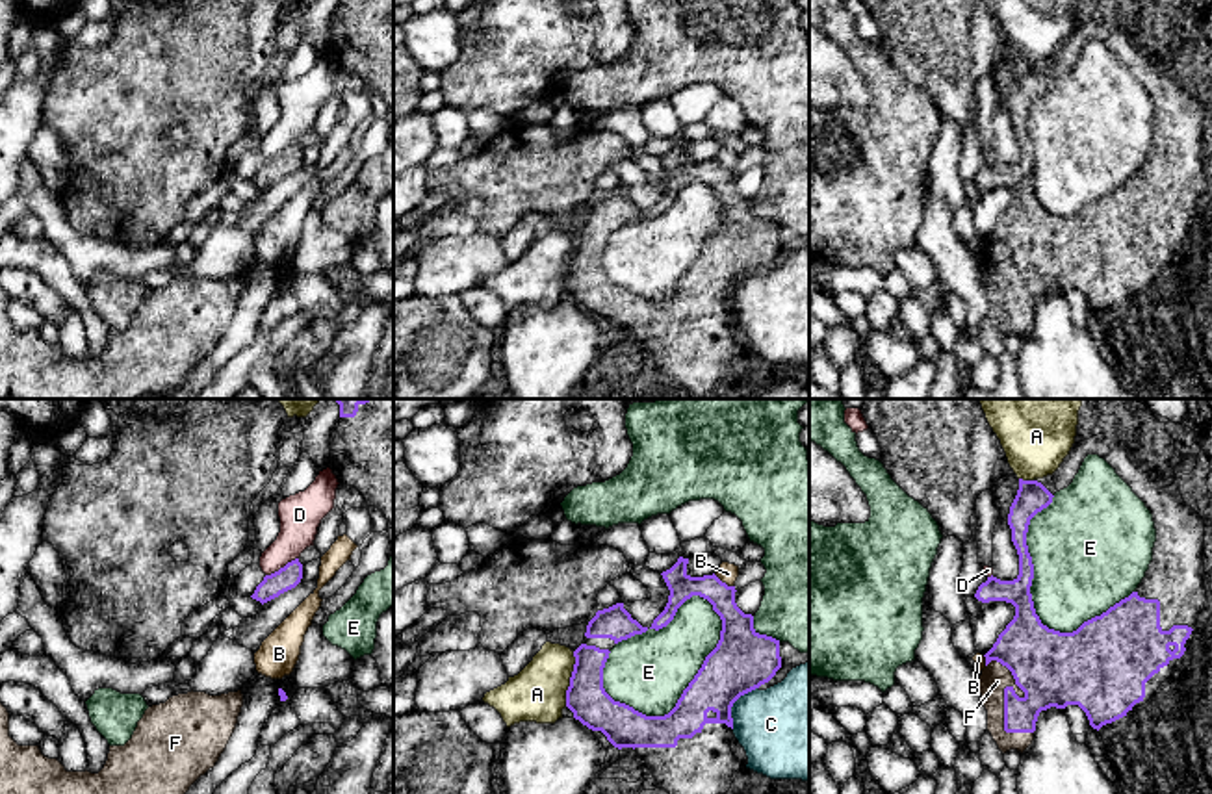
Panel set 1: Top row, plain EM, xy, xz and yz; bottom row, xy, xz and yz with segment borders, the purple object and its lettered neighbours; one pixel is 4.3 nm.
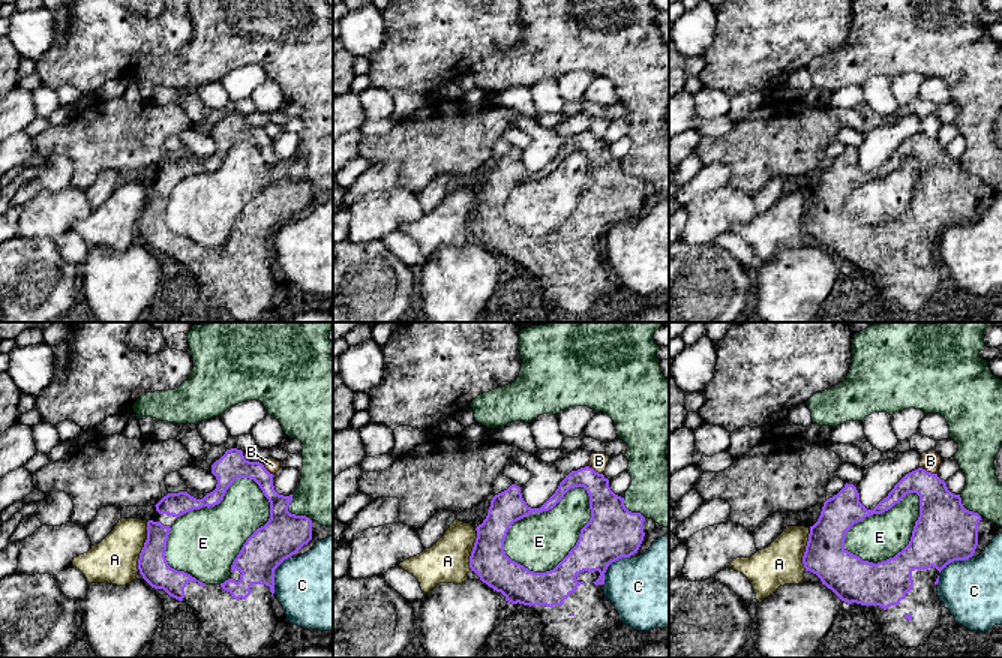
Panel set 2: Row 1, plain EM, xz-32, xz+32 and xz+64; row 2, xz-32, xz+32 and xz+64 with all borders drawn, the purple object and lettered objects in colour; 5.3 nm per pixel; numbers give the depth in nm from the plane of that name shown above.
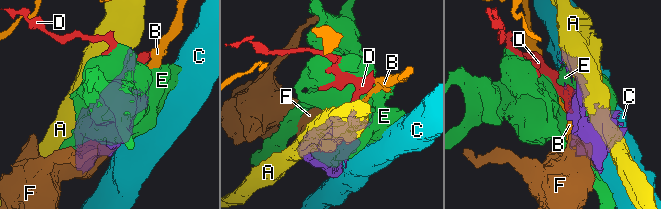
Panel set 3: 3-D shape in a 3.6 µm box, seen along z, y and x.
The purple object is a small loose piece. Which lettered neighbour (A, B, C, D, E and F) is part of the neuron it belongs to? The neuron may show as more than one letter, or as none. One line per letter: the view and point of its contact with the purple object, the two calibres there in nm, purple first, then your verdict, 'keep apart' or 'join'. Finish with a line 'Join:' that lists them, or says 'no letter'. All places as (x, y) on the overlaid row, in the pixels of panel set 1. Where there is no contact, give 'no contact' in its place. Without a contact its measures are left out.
A: xz (570, 679) | 170/240 nm | keep apart
B: xz (721, 581) | 150/90 nm | keep apart
C: xz (734, 702) | 260/380 nm | keep apart
D: xy (281, 568) | 100/180 nm | keep apart
E: xz (691, 681) | 260/340 nm | keep apart
F: yz (1005, 704) | 320/120 nm | join
Join: F

